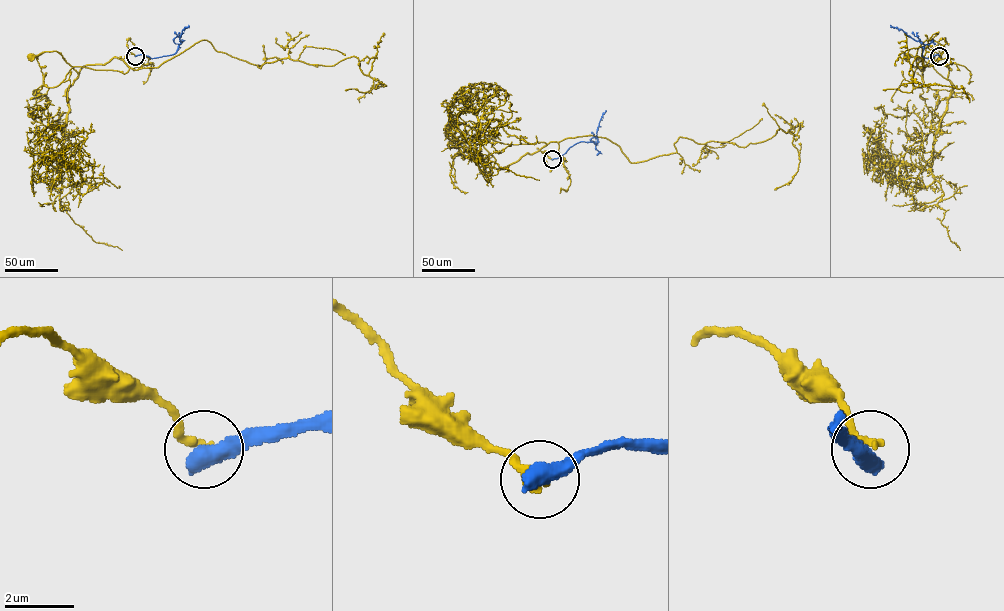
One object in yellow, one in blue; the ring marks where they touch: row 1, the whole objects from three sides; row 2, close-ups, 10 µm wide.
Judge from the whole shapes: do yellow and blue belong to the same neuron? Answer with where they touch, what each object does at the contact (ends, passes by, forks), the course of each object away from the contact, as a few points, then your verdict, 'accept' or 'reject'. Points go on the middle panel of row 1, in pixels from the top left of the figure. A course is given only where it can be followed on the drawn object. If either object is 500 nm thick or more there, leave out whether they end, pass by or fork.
place (552, 159); course yellow (552, 160), (537, 150), (506, 166), (495, 168), (495, 159), (481, 143), (473, 122), (454, 123), (449, 127); course blue (552, 159), (580, 142), (595, 144), (597, 127), (605, 110); reject

